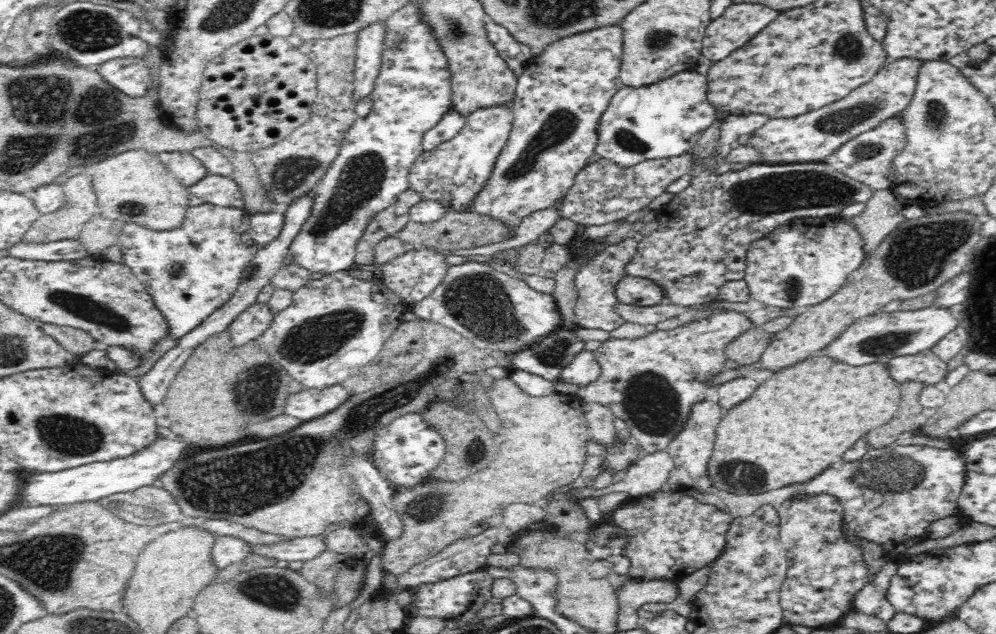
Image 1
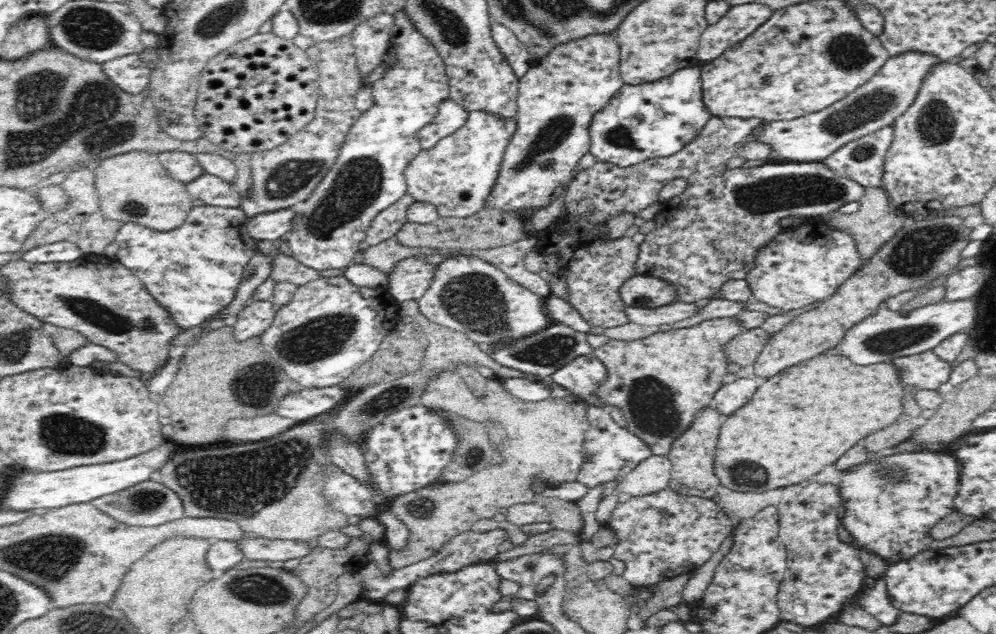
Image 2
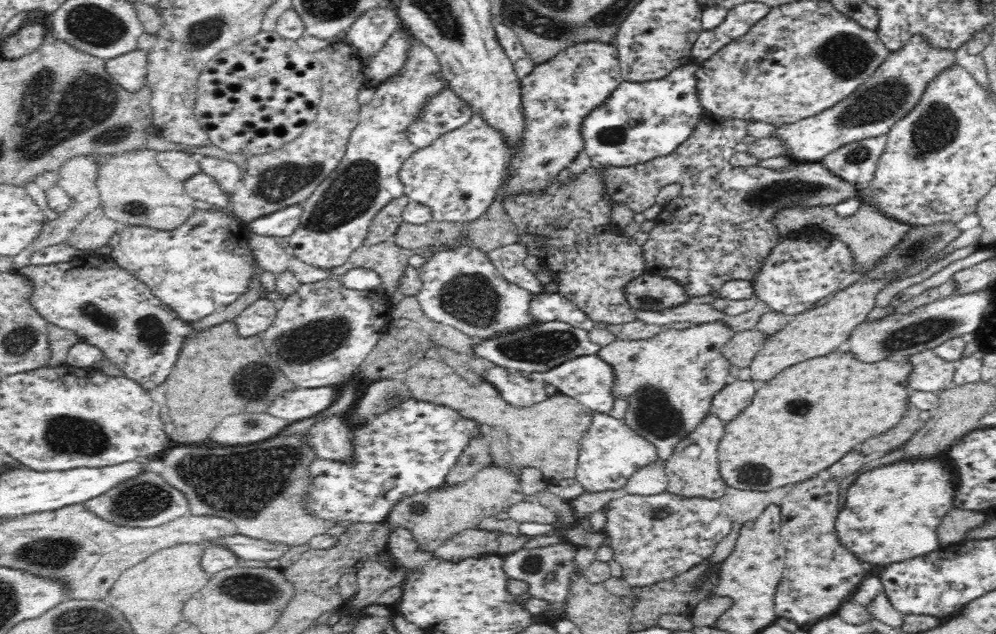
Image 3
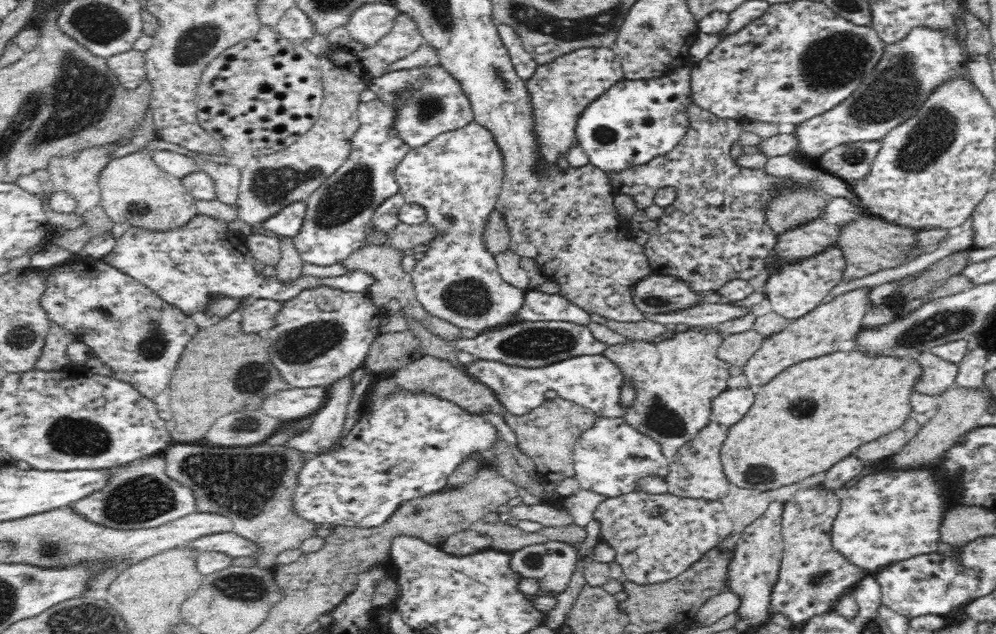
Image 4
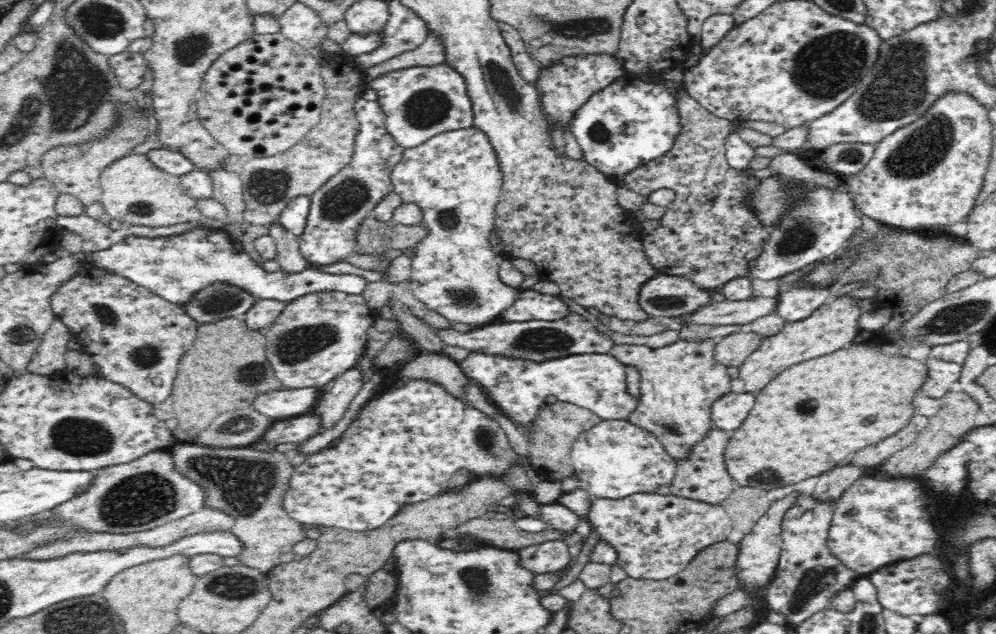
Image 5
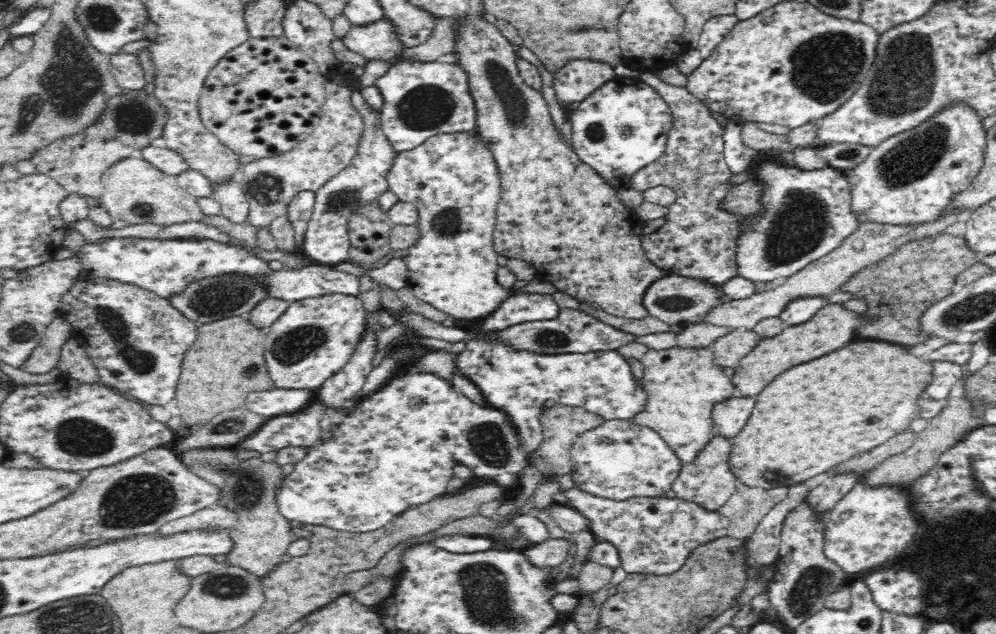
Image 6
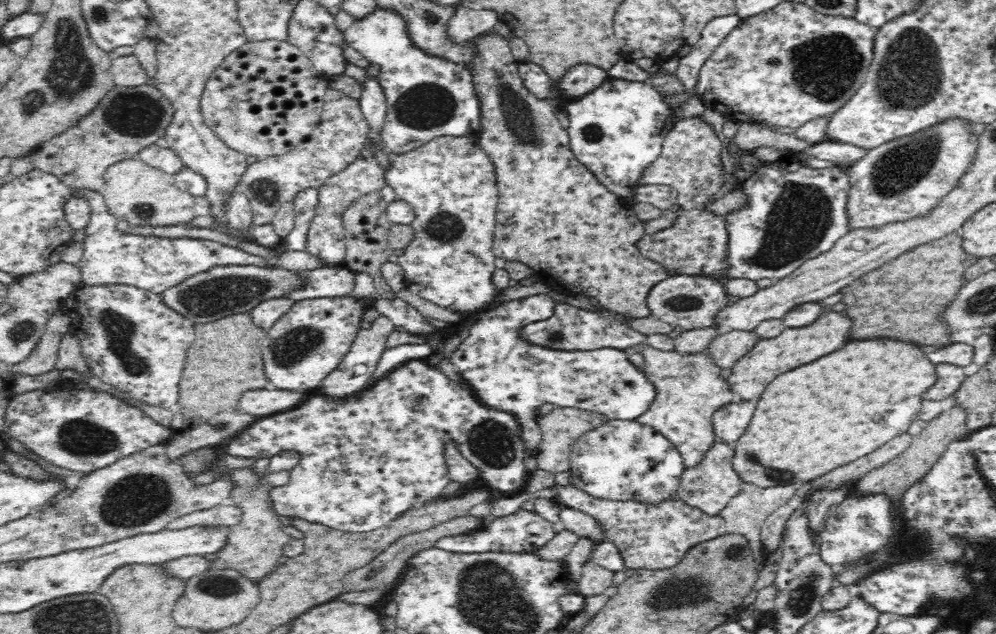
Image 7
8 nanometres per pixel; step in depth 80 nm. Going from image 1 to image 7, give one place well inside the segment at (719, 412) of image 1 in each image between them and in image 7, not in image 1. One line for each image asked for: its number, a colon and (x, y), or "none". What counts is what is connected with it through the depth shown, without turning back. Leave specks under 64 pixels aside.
2: (692, 454)
3: (692, 469)
4: (696, 471)
5: (702, 475)
6: (707, 480)
7: (709, 485)

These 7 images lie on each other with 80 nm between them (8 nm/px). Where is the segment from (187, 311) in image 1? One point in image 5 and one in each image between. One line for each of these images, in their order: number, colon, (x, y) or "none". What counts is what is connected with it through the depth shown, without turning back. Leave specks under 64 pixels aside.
2: (193, 271)
3: (201, 267)
4: (206, 259)
5: (176, 267)

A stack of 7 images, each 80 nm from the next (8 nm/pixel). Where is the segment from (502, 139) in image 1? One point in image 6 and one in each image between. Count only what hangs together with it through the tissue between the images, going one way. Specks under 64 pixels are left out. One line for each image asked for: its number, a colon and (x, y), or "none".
2: (455, 175)
3: (457, 176)
4: (457, 177)
5: (455, 177)
6: (453, 179)

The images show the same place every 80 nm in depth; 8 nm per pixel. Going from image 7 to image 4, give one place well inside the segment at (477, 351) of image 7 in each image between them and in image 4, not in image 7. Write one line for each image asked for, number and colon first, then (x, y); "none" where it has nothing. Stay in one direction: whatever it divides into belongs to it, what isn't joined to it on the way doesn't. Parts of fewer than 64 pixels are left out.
4: (594, 382)
5: (519, 388)
6: (520, 384)

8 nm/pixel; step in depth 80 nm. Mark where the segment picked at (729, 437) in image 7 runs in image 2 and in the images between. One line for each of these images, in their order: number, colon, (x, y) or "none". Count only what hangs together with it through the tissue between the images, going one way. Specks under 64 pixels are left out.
2: (730, 396)
3: (733, 398)
4: (728, 407)
5: (727, 413)
6: (729, 416)

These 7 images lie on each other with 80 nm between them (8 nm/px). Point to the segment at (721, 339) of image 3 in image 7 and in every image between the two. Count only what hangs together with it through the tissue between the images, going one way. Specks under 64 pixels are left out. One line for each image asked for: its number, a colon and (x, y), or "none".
4: (675, 380)
5: (679, 382)
6: (682, 385)
7: (689, 388)

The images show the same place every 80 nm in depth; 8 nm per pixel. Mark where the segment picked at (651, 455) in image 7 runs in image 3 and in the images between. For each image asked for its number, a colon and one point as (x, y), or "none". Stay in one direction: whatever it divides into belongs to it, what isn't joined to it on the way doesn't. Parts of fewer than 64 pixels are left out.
3: (610, 452)
4: (609, 457)
5: (614, 459)
6: (619, 459)

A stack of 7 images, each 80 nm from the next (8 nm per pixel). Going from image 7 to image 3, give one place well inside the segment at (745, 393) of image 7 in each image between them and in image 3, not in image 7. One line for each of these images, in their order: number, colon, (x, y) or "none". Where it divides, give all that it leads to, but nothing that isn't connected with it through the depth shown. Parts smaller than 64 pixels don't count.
3: (816, 332)
4: (822, 331)
5: (831, 327)
6: (832, 327)

